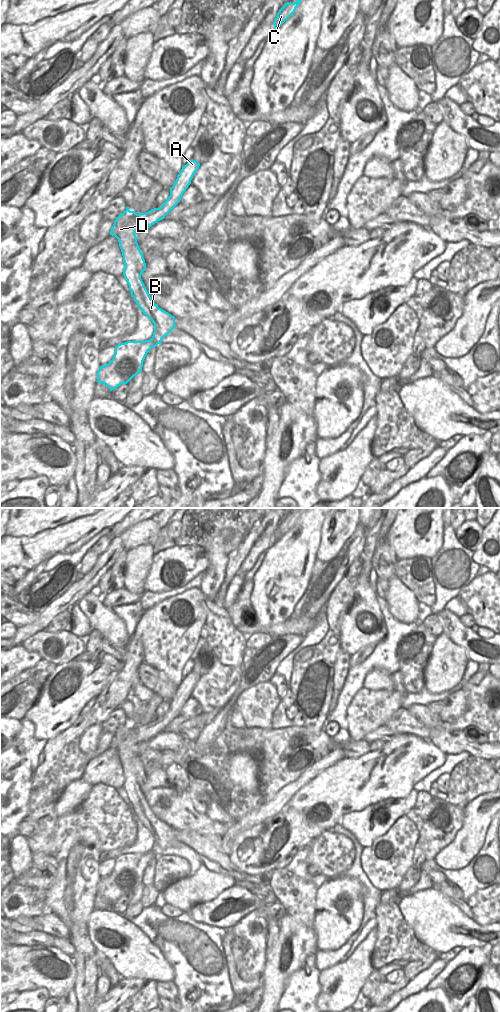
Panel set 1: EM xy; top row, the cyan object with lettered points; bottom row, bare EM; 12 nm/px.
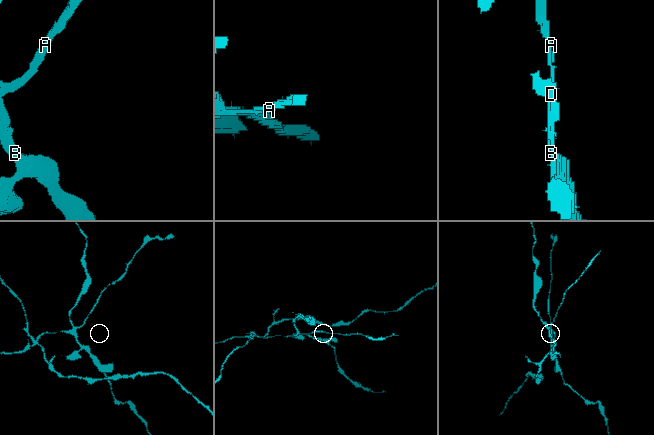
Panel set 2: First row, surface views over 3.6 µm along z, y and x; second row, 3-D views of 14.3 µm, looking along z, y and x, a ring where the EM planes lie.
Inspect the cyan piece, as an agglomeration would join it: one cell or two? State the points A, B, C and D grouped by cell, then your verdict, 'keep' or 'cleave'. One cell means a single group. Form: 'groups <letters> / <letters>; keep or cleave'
groups A C / B D; cleave

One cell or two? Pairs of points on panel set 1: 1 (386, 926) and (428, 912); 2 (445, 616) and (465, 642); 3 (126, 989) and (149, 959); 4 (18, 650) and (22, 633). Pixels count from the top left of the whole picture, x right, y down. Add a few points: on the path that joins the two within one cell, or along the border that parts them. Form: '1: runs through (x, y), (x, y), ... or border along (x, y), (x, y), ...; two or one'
1: border along (397, 903), (401, 915), (418, 940); two
2: runs through (450, 622), (451, 626), (461, 636); one
3: border along (122, 978), (139, 979); two
4: border along (21, 644), (15, 646); two

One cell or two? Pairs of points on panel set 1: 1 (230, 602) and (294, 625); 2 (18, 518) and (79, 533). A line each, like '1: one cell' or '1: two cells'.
1: one cell
2: two cells

